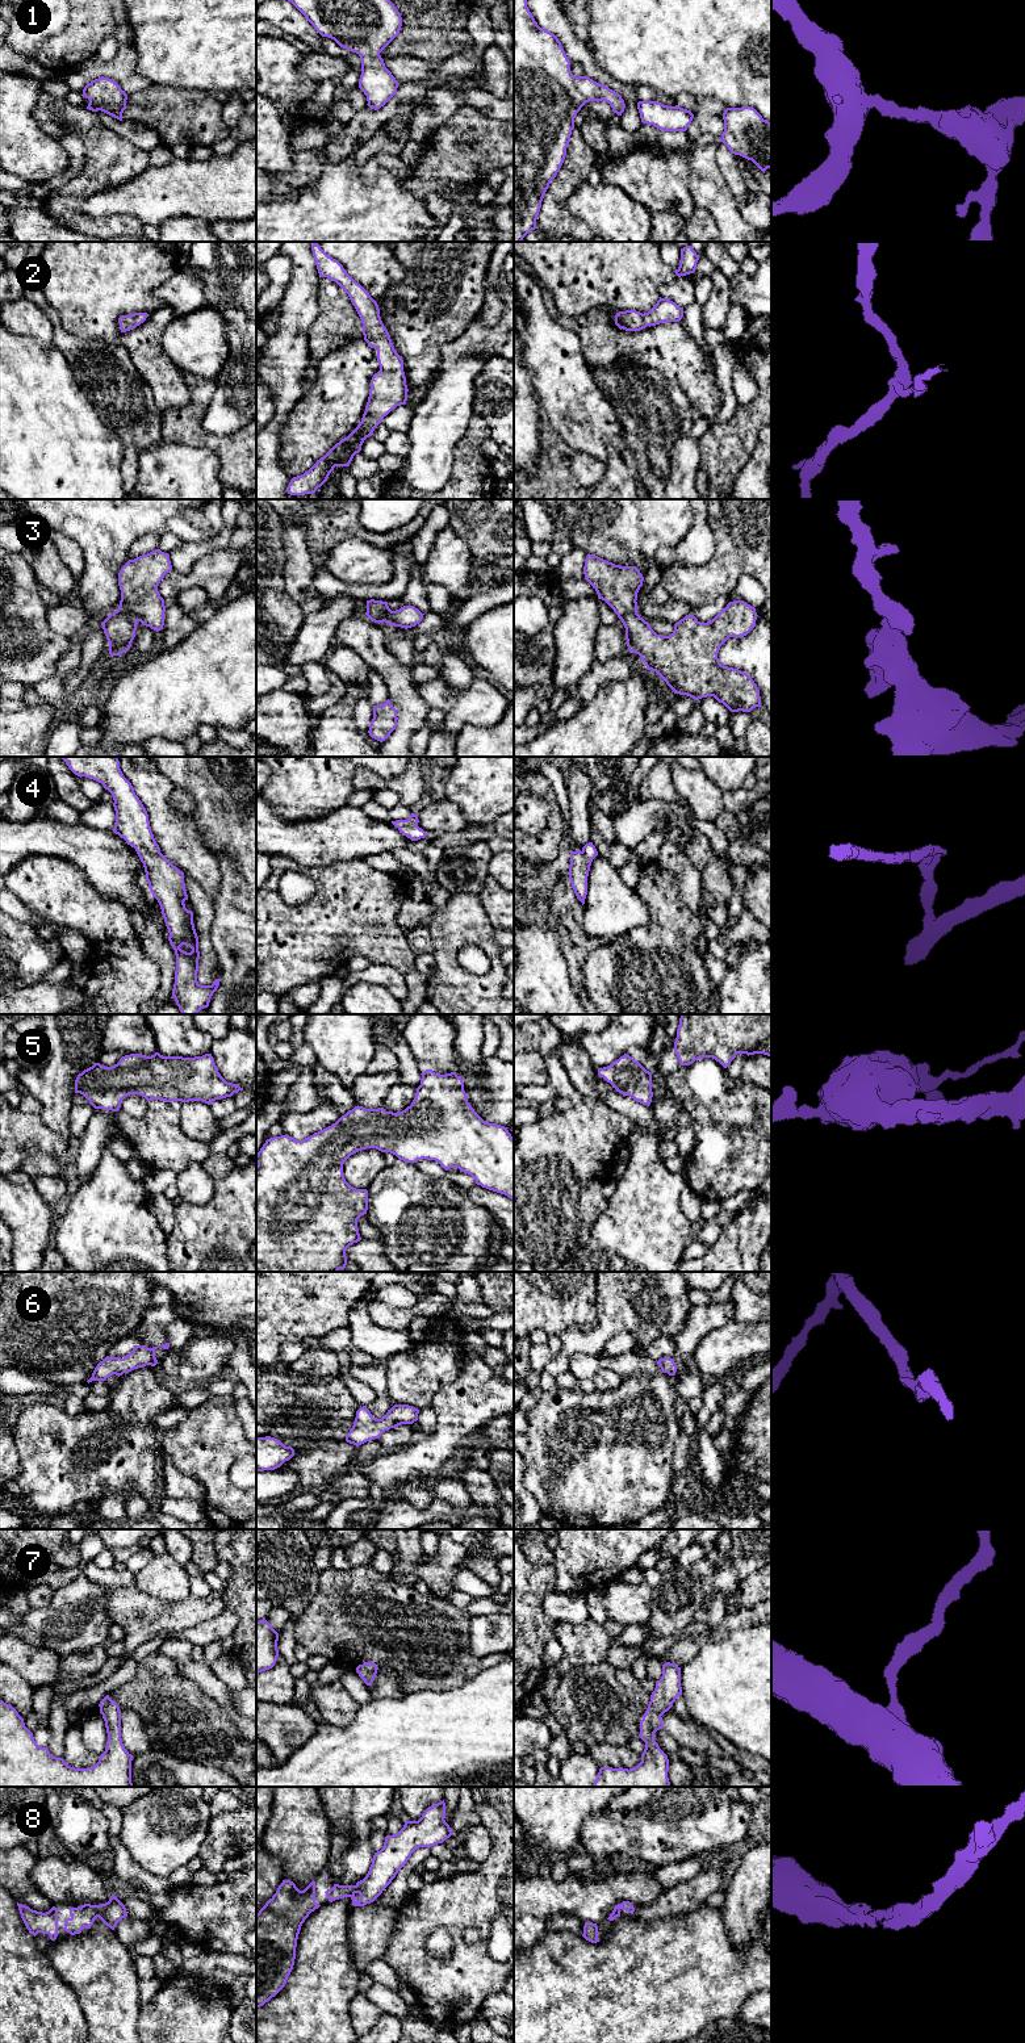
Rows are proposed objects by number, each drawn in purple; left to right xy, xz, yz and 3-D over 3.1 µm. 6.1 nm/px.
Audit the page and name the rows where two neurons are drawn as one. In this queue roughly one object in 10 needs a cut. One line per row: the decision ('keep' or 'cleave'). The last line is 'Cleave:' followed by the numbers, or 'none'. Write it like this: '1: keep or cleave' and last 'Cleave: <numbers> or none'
1: keep
2: keep
3: keep
4: keep
5: keep
6: keep
7: keep
8: keep
Cleave: none

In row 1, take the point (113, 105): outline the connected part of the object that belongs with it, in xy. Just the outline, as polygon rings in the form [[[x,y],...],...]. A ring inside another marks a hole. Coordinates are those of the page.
[[[104,76],[95,79],[84,87],[83,95],[89,100],[87,109],[101,110],[122,121],[127,95],[114,80]]]

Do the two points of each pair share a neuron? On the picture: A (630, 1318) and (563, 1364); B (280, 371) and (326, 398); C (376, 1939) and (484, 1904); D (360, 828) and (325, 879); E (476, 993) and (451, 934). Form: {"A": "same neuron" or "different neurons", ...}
{"A": "same neuron", "B": "different neurons", "C": "different neurons", "D": "different neurons", "E": "same neuron"}

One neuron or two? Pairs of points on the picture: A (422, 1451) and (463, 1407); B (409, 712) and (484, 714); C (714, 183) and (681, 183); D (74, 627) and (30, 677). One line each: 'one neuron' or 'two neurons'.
A: one neuron
B: two neurons
C: two neurons
D: two neurons

